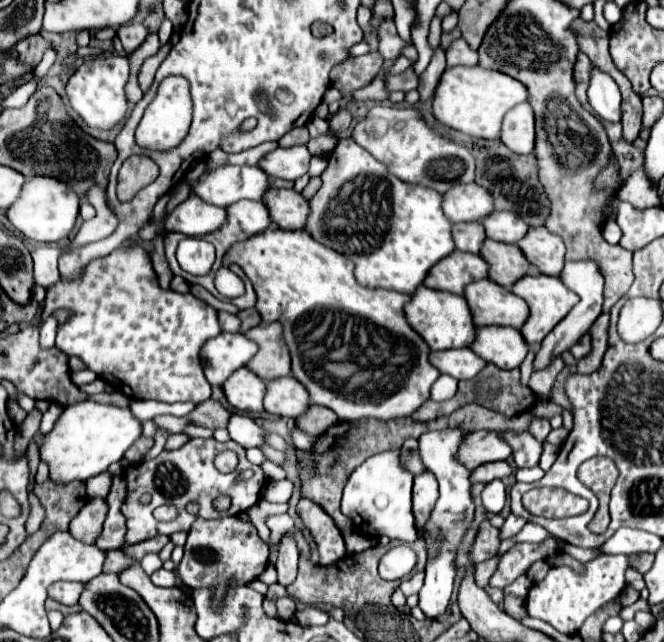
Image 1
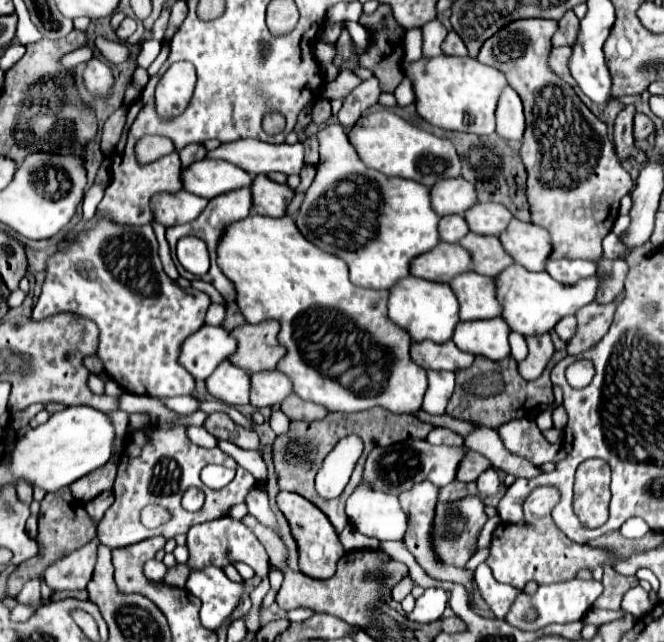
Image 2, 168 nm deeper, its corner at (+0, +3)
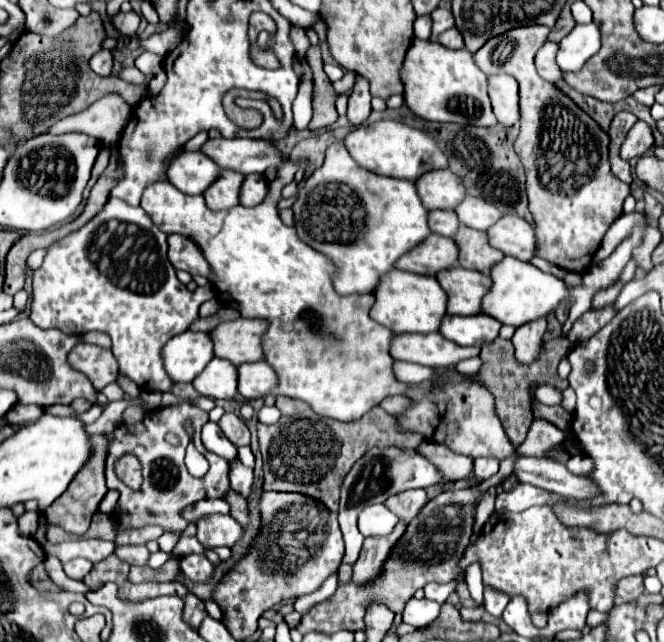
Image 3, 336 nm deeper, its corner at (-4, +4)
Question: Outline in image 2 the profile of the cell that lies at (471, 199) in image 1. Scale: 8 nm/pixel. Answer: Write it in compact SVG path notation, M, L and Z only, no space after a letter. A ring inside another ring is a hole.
M445 178L445 182L431 188L431 206L439 216L463 216L477 202L477 190L465 178Z

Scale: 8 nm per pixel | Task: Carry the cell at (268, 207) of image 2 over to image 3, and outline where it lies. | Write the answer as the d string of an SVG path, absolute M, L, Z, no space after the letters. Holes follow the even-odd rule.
M259 173L247 175L241 185L241 191L239 191L239 203L245 207L259 205L265 199L267 189L269 189L269 183L265 181L263 175L259 175Z

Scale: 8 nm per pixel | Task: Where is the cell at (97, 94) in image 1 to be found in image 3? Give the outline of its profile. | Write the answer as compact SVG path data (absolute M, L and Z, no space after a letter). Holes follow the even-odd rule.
M103 49L99 51L97 55L91 57L91 69L97 73L97 75L111 75L111 69L113 69L113 55L111 51Z

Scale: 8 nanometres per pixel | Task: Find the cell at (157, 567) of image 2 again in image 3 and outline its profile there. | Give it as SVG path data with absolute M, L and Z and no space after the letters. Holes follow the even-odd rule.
M115 545L113 555L117 555L121 561L127 561L129 565L145 565L149 559L145 545Z

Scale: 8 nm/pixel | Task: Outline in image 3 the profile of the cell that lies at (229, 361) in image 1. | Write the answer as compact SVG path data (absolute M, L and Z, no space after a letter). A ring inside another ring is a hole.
M183 331L161 349L163 369L173 383L189 383L213 359L213 341L207 333Z

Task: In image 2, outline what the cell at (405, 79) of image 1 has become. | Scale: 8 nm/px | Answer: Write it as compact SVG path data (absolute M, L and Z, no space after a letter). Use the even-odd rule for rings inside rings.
M369 78L363 84L359 84L345 100L343 100L343 108L339 110L339 122L341 126L353 126L361 114L375 106L379 96L381 96L381 84L377 78Z

